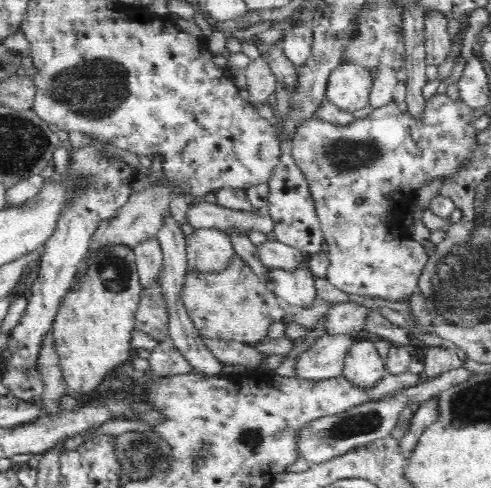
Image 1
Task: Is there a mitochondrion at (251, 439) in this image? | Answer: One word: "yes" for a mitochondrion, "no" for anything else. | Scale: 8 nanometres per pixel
yes

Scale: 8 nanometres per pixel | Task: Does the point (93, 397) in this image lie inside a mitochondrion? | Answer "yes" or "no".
no

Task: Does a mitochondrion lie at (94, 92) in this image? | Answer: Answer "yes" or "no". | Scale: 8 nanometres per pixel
yes

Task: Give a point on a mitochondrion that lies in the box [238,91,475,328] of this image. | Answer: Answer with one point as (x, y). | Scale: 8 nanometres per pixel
(344, 155)

